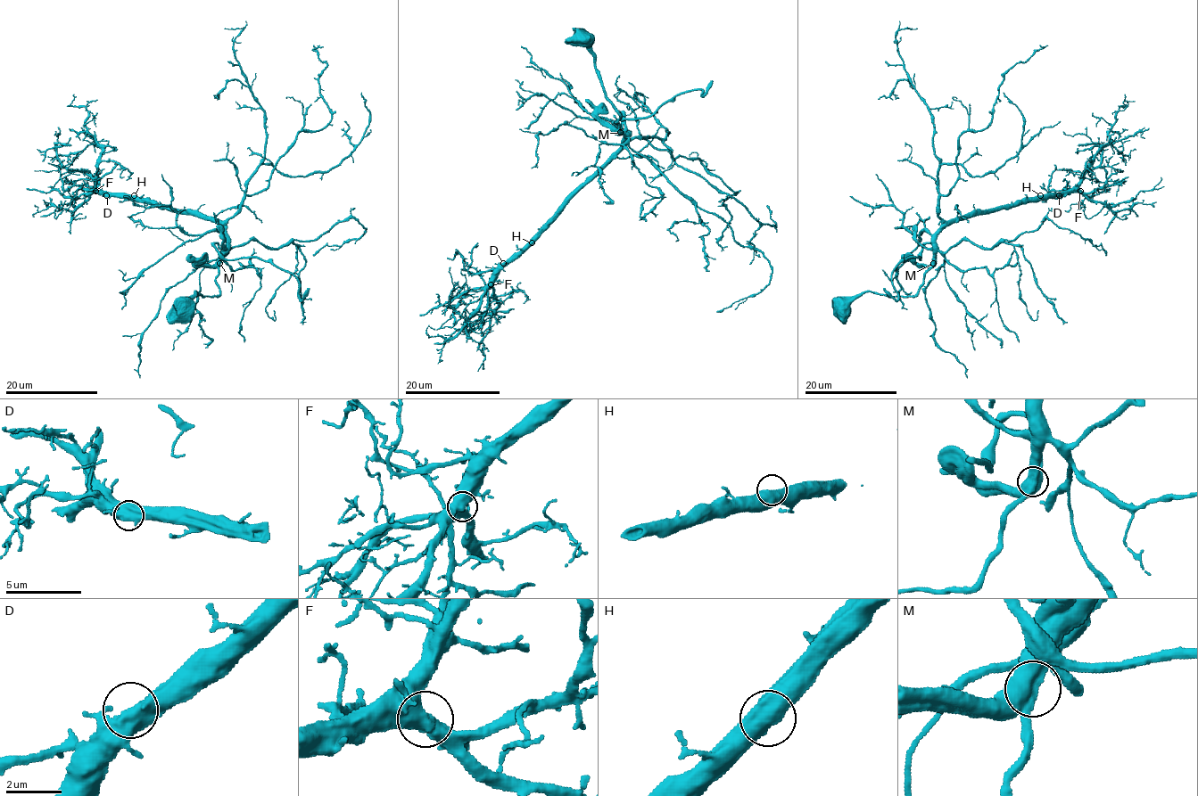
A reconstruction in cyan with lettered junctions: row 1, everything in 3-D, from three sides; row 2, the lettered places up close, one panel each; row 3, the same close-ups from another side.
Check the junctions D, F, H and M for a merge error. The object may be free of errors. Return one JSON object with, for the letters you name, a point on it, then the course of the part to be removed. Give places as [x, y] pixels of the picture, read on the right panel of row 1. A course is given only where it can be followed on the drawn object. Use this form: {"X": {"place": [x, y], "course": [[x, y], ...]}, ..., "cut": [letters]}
{"cut": []}

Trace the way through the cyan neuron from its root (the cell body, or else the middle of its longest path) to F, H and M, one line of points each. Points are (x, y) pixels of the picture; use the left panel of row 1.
F: (185, 309), (192, 309), (196, 291), (202, 296), (219, 294), (216, 278), (226, 232), (211, 220), (95, 191)
H: (185, 309), (192, 309), (196, 291), (202, 296), (219, 294), (216, 278), (226, 232), (217, 223), (134, 195)
M: (185, 309), (192, 309), (192, 299), (196, 291), (202, 296), (219, 294), (219, 286), (216, 283), (219, 263)

